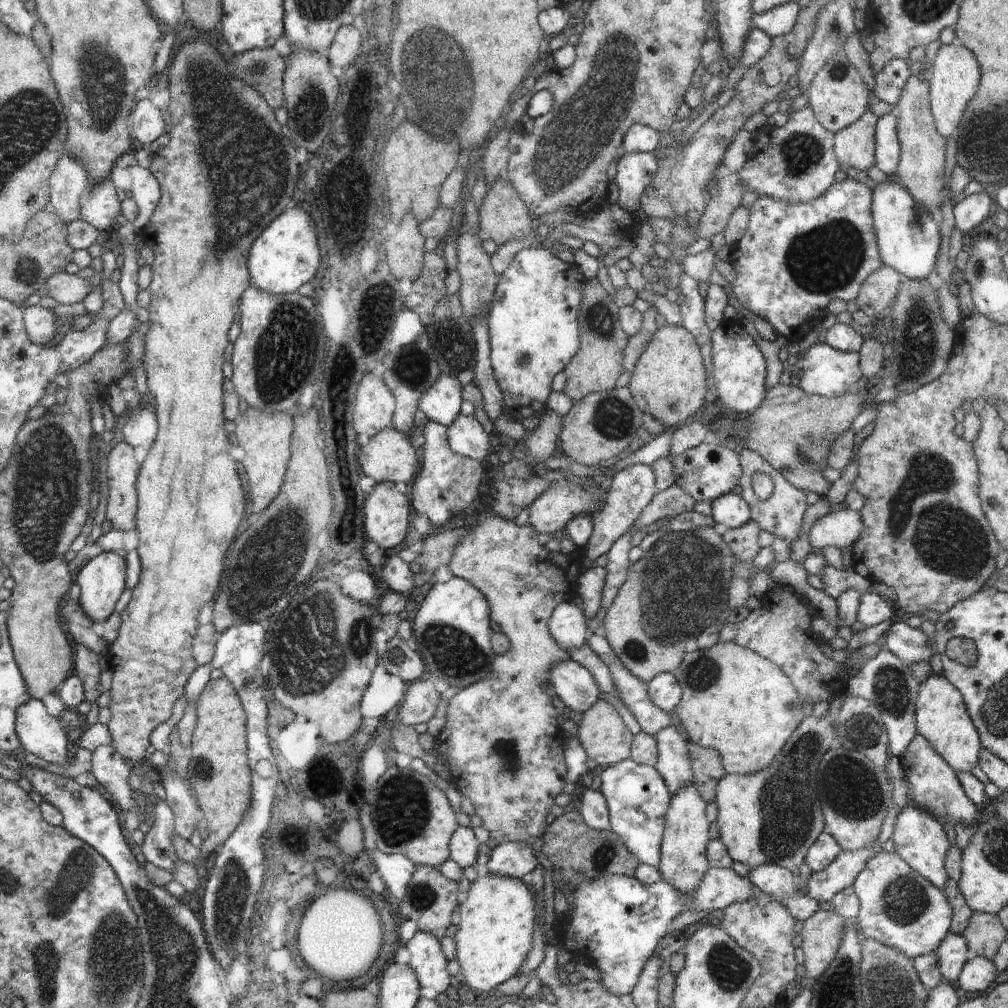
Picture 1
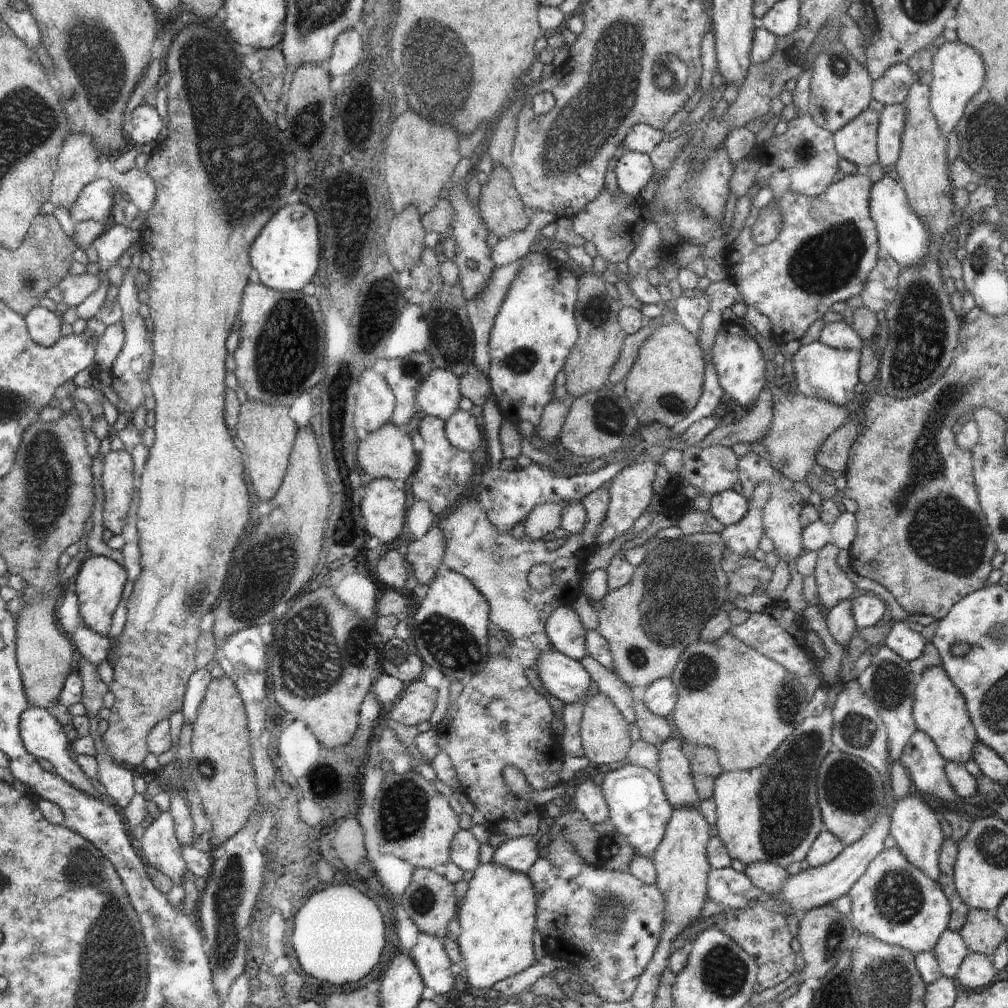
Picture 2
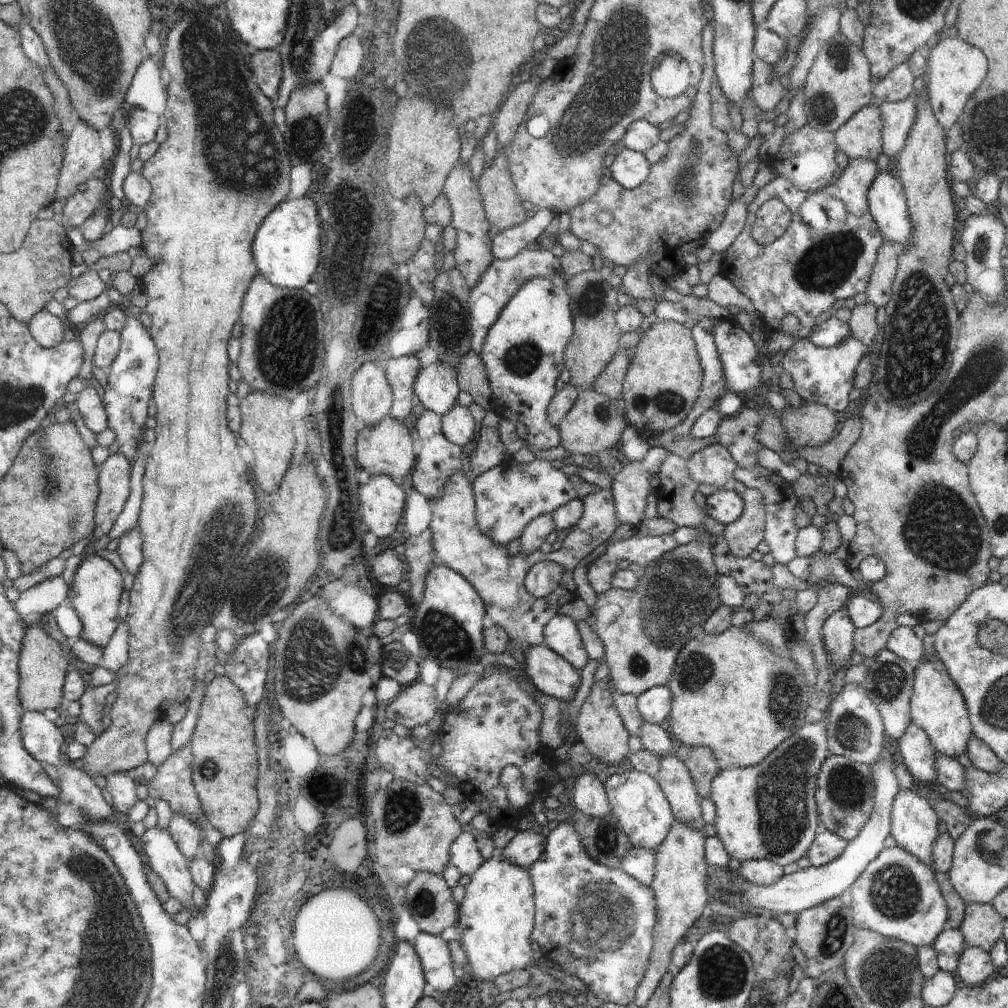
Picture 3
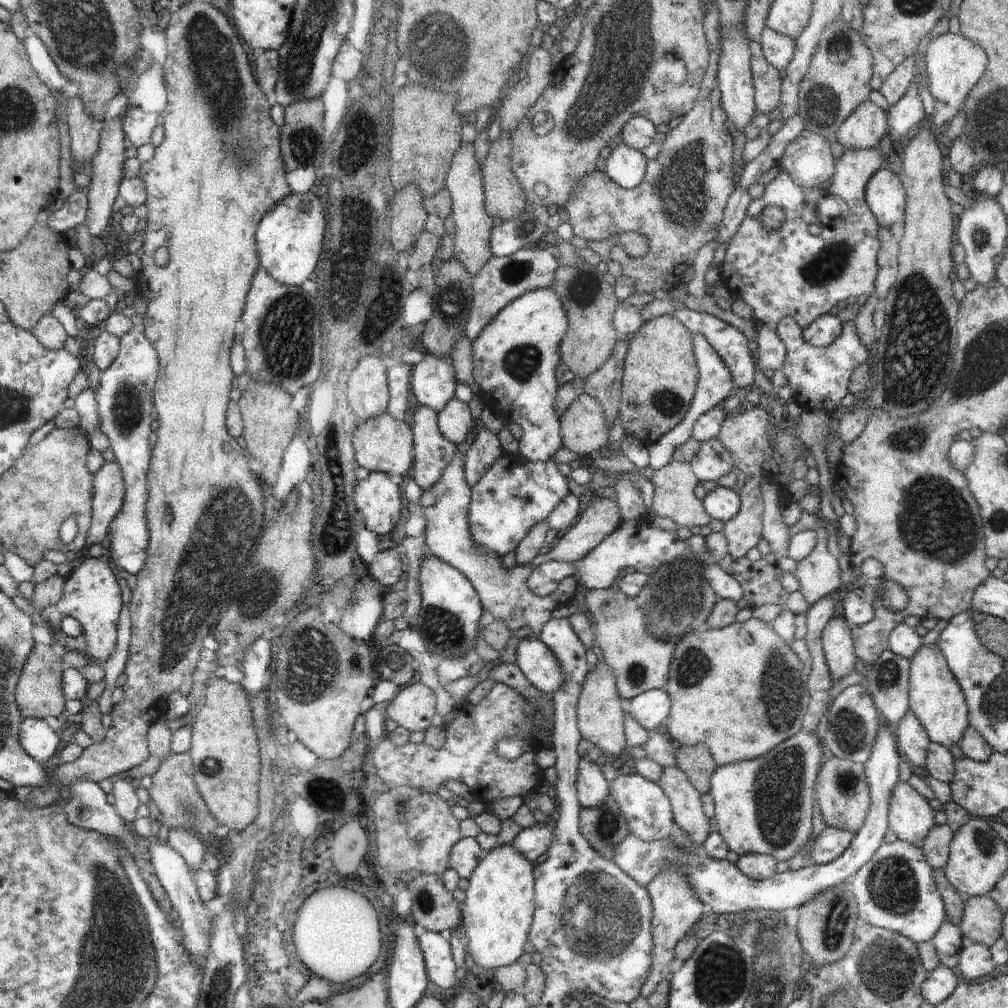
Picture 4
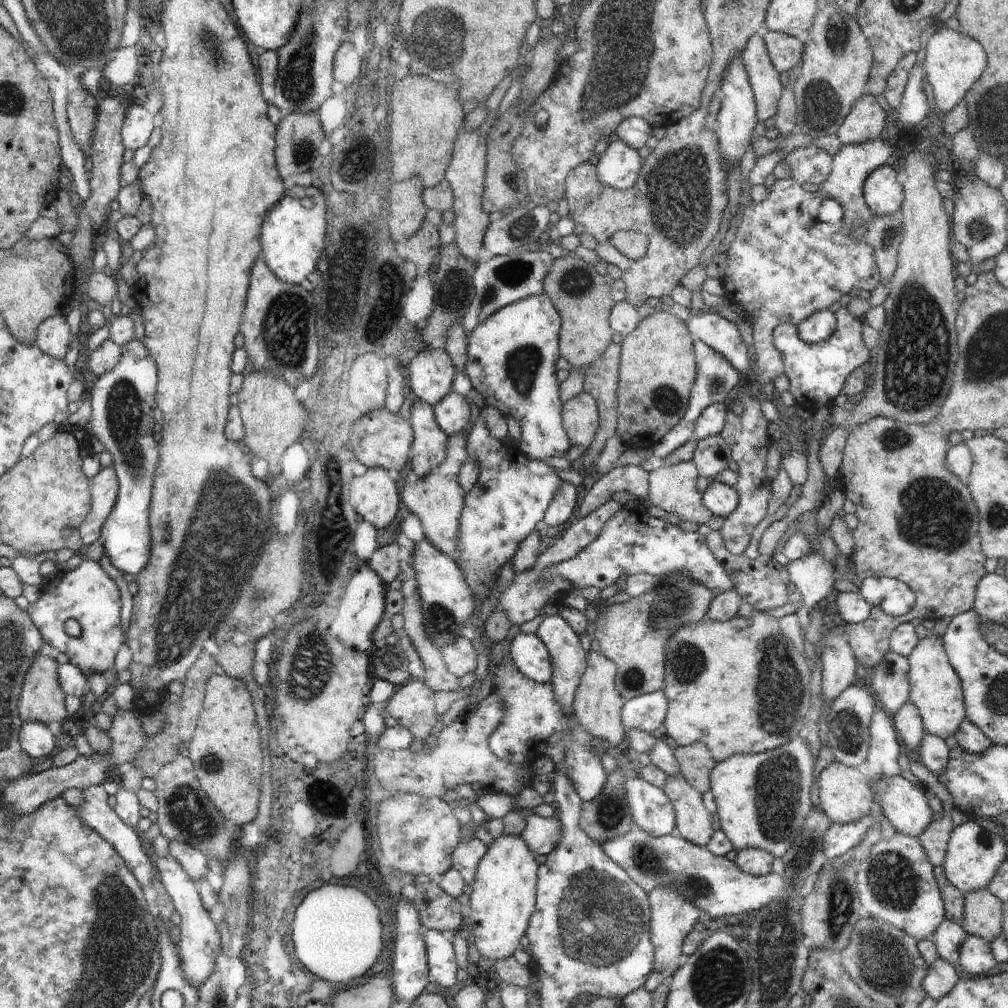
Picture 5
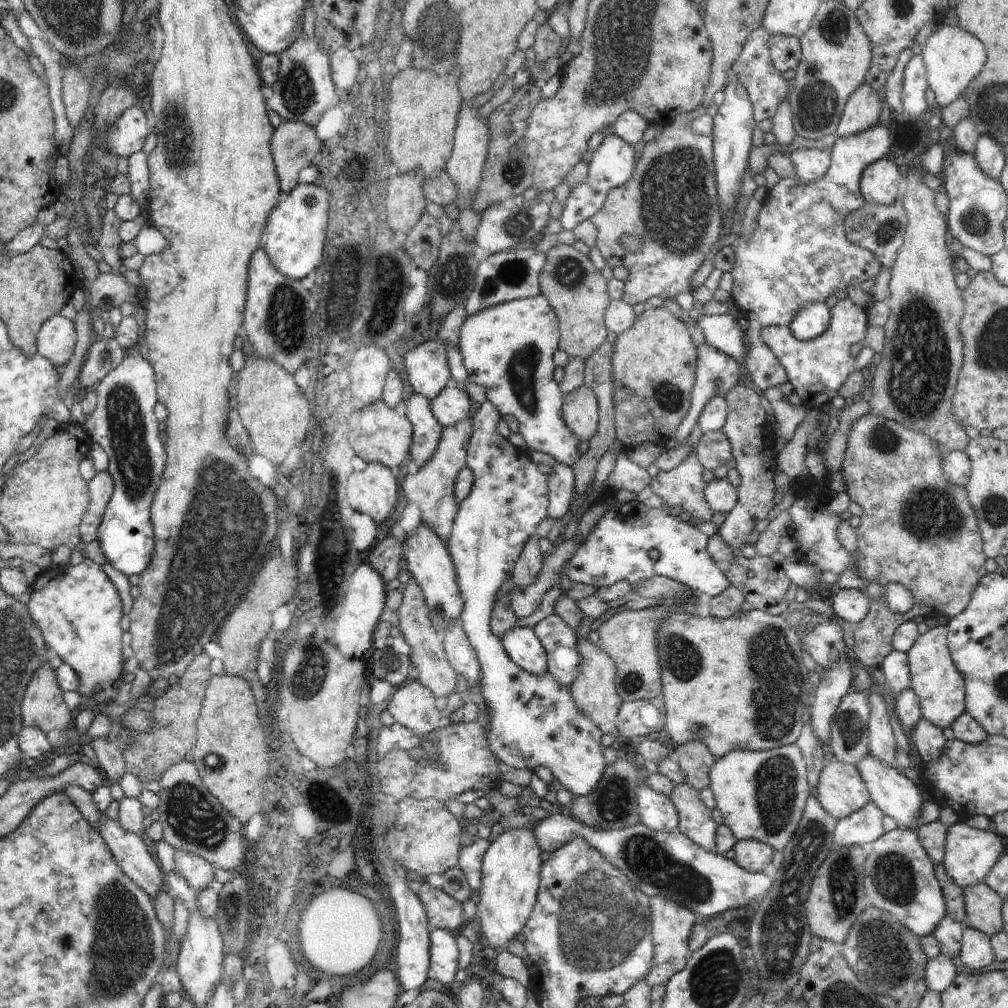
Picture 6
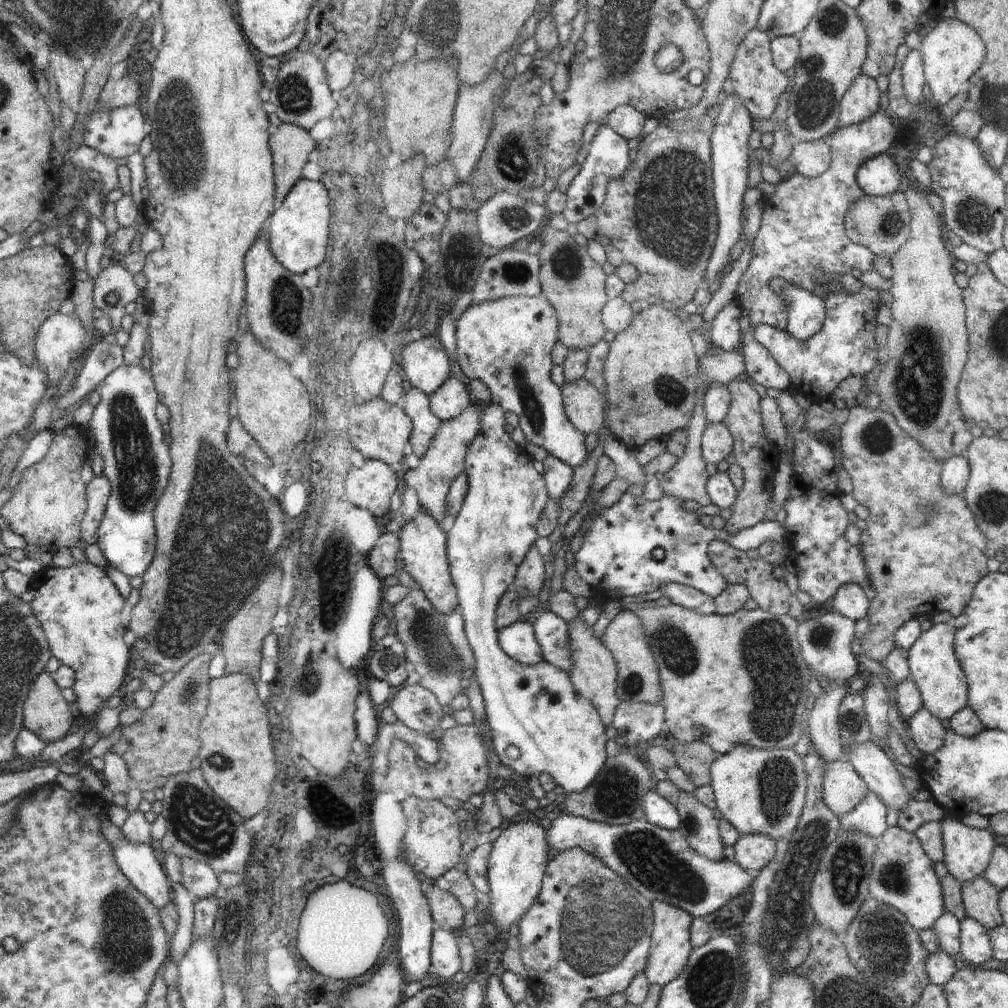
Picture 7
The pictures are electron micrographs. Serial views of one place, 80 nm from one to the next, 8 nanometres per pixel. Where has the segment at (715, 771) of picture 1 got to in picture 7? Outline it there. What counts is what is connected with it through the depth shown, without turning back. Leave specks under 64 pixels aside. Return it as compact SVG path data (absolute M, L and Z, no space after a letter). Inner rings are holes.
M672 741L670 749L677 760L677 766L686 773L697 788L711 784L710 767L720 754L702 741L689 743Z

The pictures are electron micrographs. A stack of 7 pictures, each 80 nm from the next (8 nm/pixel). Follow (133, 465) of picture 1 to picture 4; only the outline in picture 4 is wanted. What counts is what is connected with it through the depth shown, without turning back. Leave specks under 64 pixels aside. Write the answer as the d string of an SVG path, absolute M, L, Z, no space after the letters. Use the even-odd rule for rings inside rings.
M118 460L106 461L94 475L92 524L88 528L87 546L102 543L108 536L112 520L116 518L124 504L124 494L126 484Z

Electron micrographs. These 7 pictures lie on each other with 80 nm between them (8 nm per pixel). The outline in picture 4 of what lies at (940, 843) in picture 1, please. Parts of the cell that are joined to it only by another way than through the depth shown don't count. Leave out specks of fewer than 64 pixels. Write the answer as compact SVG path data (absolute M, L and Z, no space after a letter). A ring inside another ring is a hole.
M896 782L890 796L889 826L900 840L910 842L922 850L922 840L936 825L935 814L929 802L908 782Z

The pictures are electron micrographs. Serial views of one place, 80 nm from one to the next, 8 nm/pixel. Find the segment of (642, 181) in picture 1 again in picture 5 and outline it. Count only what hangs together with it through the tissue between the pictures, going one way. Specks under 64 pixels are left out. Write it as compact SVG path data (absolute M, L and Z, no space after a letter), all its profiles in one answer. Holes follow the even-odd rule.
M617 137L609 138L608 147L605 152L600 155L595 171L599 181L606 186L615 189L629 189L638 178L642 158L638 155L635 148L627 145Z

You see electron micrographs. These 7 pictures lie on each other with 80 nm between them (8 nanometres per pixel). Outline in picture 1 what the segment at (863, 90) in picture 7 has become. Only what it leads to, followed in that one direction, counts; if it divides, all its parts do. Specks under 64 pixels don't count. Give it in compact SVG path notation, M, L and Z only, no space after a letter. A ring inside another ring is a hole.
M868 110L854 124L835 133L833 149L842 169L852 167L866 171L875 165L875 130L878 119L872 111Z

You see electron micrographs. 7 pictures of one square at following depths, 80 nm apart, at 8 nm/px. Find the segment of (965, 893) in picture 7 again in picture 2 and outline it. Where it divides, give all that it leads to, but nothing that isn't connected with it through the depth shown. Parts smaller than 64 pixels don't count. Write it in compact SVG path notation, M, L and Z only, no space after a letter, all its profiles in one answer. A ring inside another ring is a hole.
M970 909L959 933L972 952L992 959L996 947L1007 938L1007 927L991 911Z

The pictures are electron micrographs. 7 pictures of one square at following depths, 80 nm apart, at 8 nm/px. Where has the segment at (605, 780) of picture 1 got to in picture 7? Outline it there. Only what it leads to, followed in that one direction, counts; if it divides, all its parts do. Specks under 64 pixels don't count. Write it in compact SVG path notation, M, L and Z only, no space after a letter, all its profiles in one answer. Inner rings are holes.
M656 790L647 792L643 796L644 820L659 826L660 828L676 831L680 826L680 817L677 808L664 800Z

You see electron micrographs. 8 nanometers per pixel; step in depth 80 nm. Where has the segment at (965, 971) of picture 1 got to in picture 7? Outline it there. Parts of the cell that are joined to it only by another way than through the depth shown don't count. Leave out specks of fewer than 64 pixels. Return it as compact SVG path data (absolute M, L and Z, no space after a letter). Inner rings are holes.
M967 916L961 920L962 956L974 966L980 966L993 957L988 931L973 918Z

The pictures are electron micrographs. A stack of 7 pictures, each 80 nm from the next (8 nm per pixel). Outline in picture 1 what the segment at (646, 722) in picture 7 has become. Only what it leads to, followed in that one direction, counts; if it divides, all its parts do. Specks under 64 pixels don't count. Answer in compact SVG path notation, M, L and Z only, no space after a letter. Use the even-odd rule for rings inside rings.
M662 673L648 683L648 700L664 712L672 714L680 702L682 693L674 673Z

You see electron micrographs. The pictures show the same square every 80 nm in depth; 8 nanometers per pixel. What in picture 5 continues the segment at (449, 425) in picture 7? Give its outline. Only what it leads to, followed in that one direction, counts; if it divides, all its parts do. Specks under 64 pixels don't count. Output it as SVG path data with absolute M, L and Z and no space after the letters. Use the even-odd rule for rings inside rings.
M462 433L447 436L447 449L441 465L432 469L427 475L418 478L414 484L404 483L400 489L400 498L410 513L417 516L423 526L425 537L440 552L445 552L457 564L457 544L459 543L459 520L466 493L459 485L462 465L468 462L467 440Z

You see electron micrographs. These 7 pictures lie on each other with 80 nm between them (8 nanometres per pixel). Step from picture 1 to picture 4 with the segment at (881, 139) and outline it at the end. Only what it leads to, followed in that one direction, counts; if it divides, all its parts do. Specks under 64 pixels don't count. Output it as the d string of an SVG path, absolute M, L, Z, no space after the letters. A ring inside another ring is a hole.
M918 78L908 87L906 94L885 111L888 122L887 134L892 144L900 142L902 137L911 138L918 122L922 122L926 113L918 92Z

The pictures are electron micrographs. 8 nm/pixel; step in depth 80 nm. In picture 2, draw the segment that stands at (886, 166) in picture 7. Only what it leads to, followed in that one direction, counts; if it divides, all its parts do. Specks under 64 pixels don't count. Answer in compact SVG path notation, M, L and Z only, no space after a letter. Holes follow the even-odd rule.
M887 174L871 186L869 211L877 228L880 250L886 251L900 268L916 268L928 258L932 234L928 232L924 220L920 220L914 208L908 204L908 196L902 186Z

